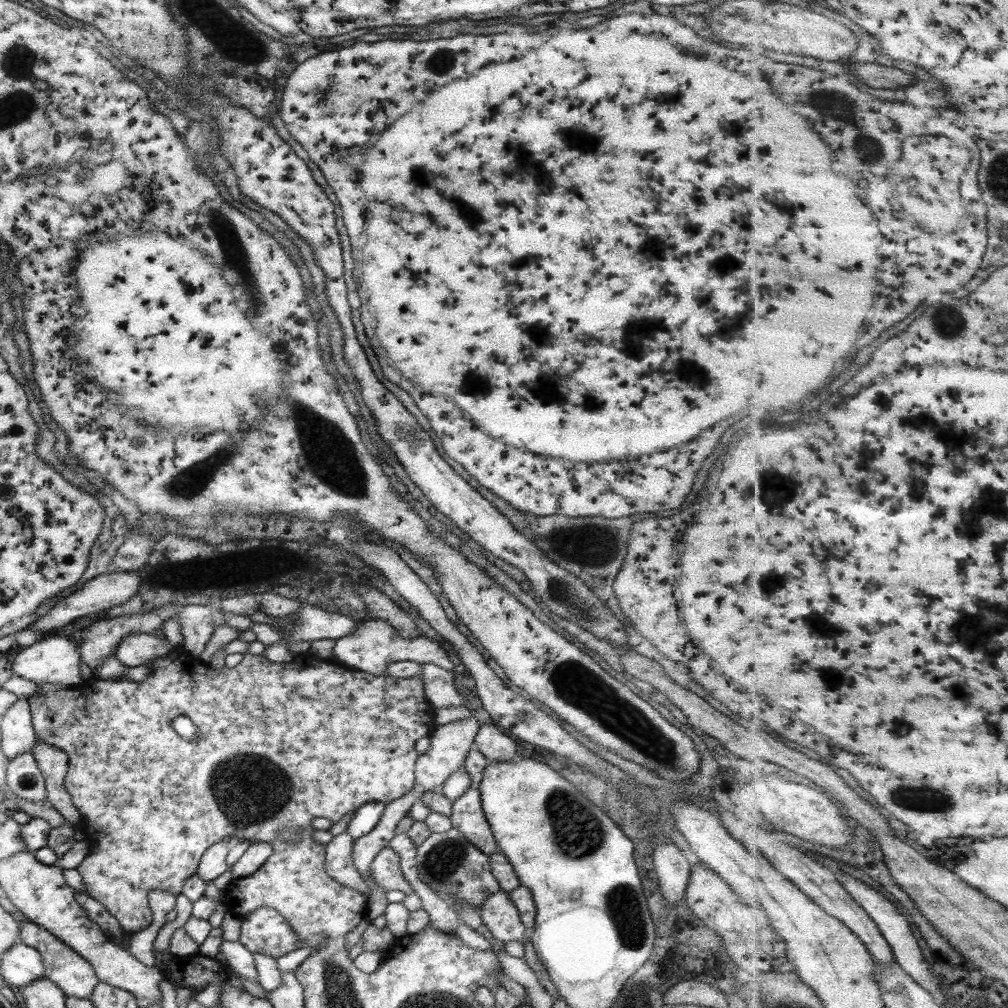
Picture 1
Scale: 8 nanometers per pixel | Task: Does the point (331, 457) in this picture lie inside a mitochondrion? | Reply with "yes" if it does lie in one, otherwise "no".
yes

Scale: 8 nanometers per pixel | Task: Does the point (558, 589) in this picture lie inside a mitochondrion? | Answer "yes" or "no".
yes

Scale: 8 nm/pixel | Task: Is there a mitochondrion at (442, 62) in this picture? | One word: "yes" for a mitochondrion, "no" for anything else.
yes

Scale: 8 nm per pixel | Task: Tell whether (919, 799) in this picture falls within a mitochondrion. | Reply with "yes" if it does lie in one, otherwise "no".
yes

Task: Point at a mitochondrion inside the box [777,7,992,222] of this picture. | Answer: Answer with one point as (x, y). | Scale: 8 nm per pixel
(868, 151)

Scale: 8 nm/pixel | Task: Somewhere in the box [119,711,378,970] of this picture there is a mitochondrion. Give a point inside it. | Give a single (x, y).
(247, 789)

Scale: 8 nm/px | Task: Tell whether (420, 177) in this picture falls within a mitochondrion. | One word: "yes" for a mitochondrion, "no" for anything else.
no

